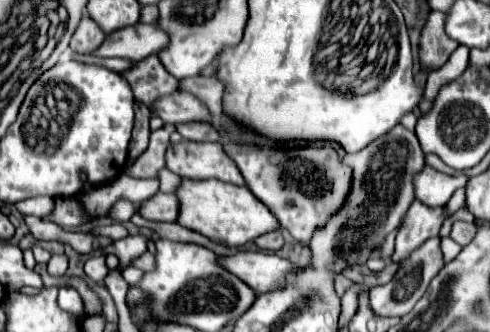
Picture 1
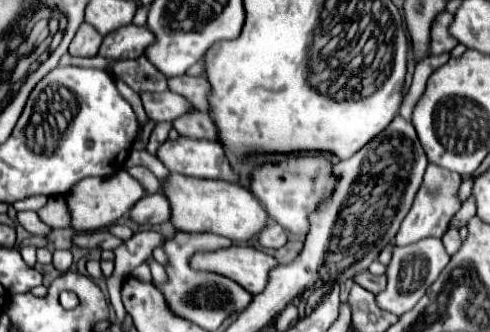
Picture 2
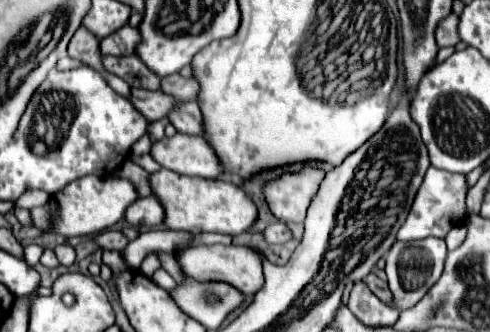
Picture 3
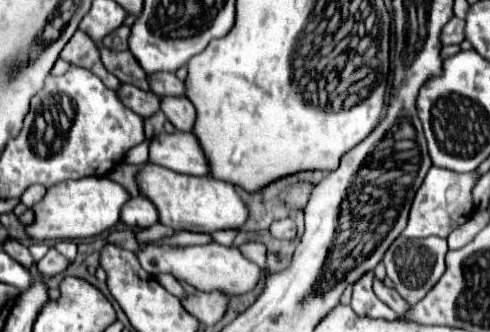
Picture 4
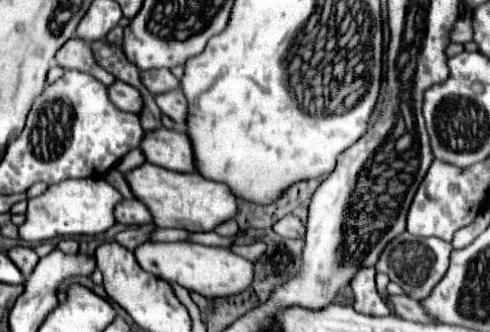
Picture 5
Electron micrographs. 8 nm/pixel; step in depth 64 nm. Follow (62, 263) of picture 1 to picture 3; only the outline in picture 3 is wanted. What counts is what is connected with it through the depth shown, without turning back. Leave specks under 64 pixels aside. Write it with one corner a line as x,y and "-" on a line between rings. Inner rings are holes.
60,244
60,246
54,248
54,252
56,252
56,256
58,256
62,266
72,266
74,264
76,252
74,252
74,248
70,244

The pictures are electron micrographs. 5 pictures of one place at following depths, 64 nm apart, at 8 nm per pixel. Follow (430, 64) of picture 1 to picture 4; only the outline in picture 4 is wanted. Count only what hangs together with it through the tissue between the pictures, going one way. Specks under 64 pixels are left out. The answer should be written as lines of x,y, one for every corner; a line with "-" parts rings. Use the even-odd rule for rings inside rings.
454,16
442,30
442,44
460,44
464,38
464,20

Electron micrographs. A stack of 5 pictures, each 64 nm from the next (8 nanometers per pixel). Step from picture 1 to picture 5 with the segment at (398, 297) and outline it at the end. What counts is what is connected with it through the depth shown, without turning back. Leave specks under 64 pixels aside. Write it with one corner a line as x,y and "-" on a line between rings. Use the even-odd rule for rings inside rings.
402,232
402,236
396,236
386,244
376,266
380,272
388,274
392,282
402,286
410,298
424,300
430,296
432,288
444,278
444,272
448,270
450,252
452,252
452,244
440,238
424,238
424,236
420,238
420,236
412,236
410,232

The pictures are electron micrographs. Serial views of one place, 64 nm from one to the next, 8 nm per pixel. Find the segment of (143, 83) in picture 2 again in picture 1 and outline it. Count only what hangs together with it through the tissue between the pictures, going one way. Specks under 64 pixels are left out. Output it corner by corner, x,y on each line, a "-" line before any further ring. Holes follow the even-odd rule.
148,56
128,70
122,72
128,80
136,100
145,104
154,116
153,102
160,96
171,94
177,89
178,80
170,76
156,56

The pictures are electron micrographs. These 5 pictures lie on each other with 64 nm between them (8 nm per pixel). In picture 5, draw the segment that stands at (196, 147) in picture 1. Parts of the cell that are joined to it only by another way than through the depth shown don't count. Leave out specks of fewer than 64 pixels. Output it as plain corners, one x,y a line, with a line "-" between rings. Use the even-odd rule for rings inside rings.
158,128
152,132
144,132
144,140
138,148
150,164
174,172
196,172
194,154
186,130

